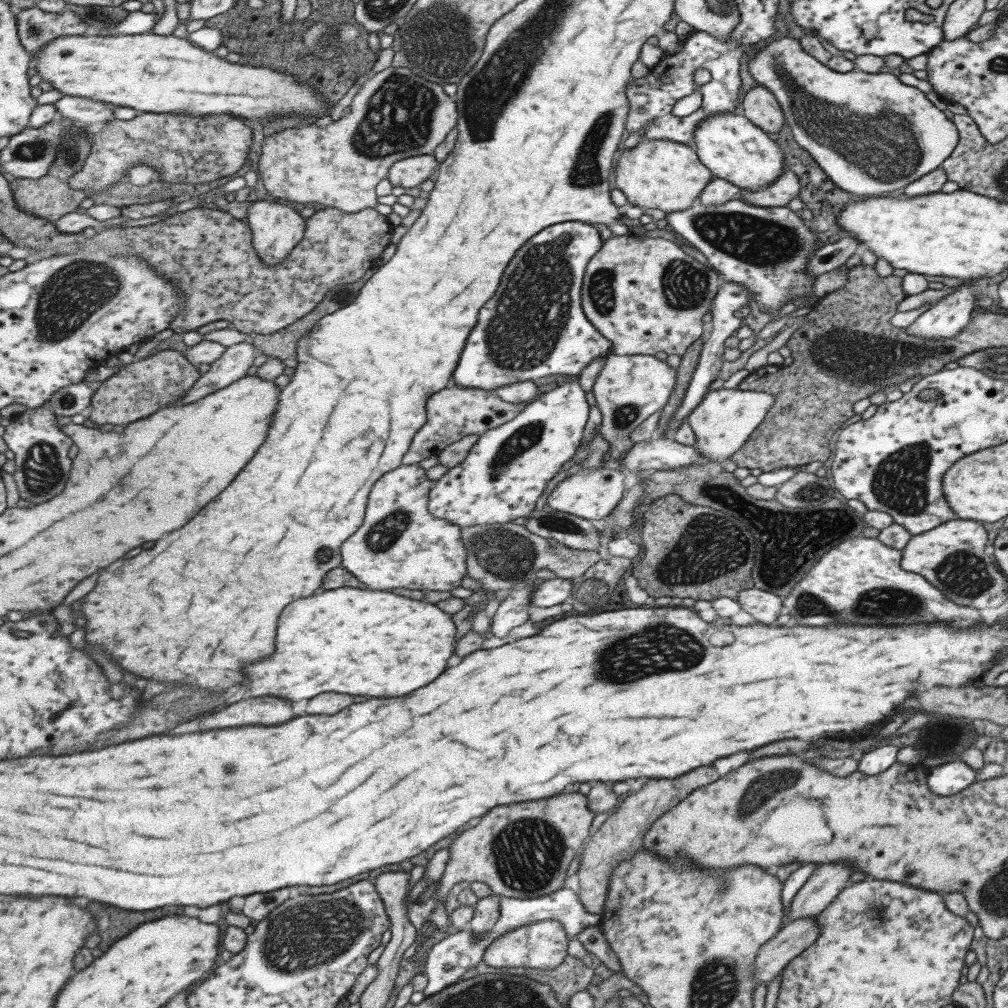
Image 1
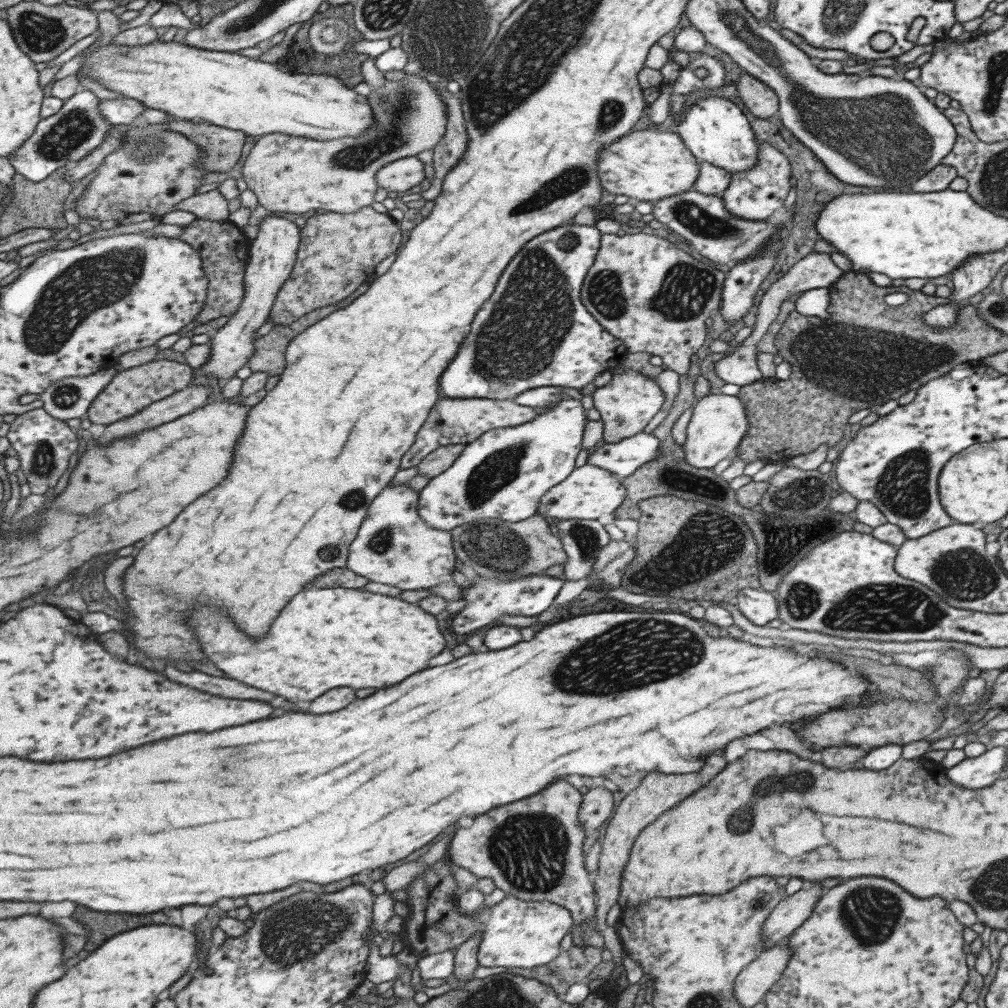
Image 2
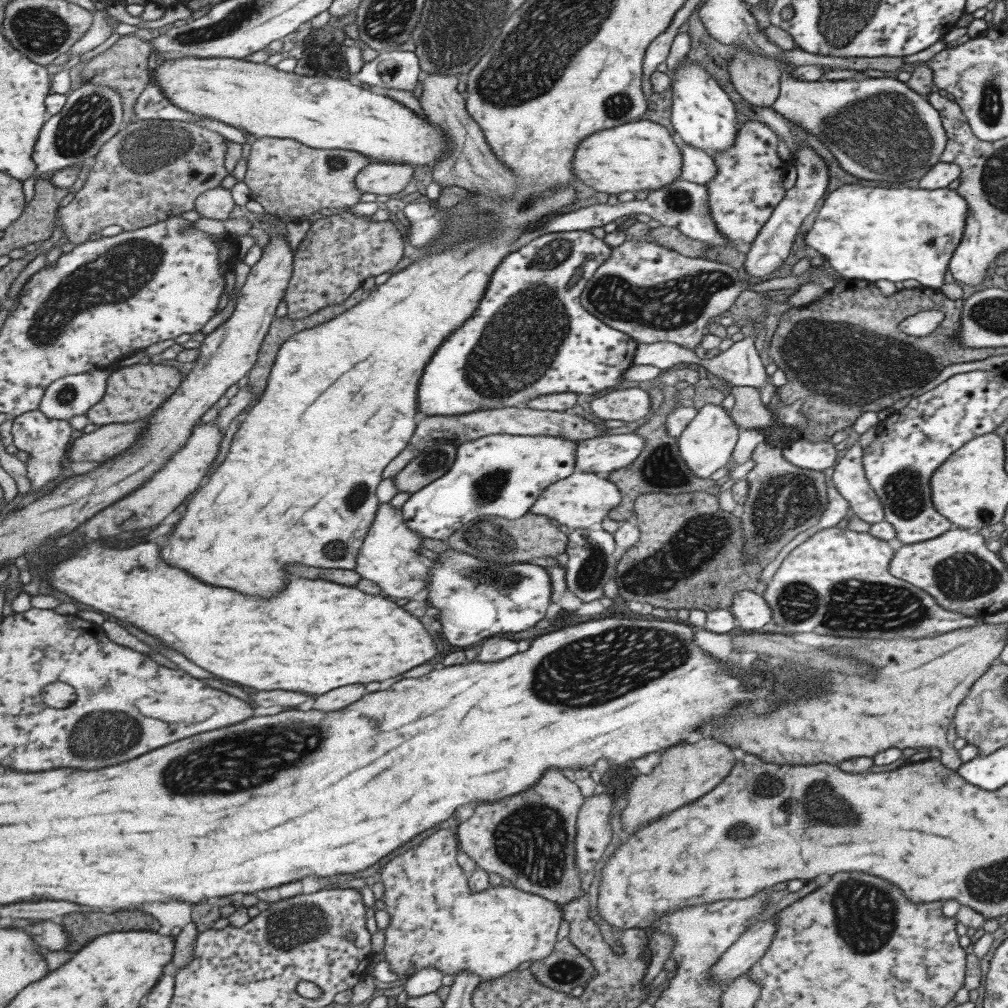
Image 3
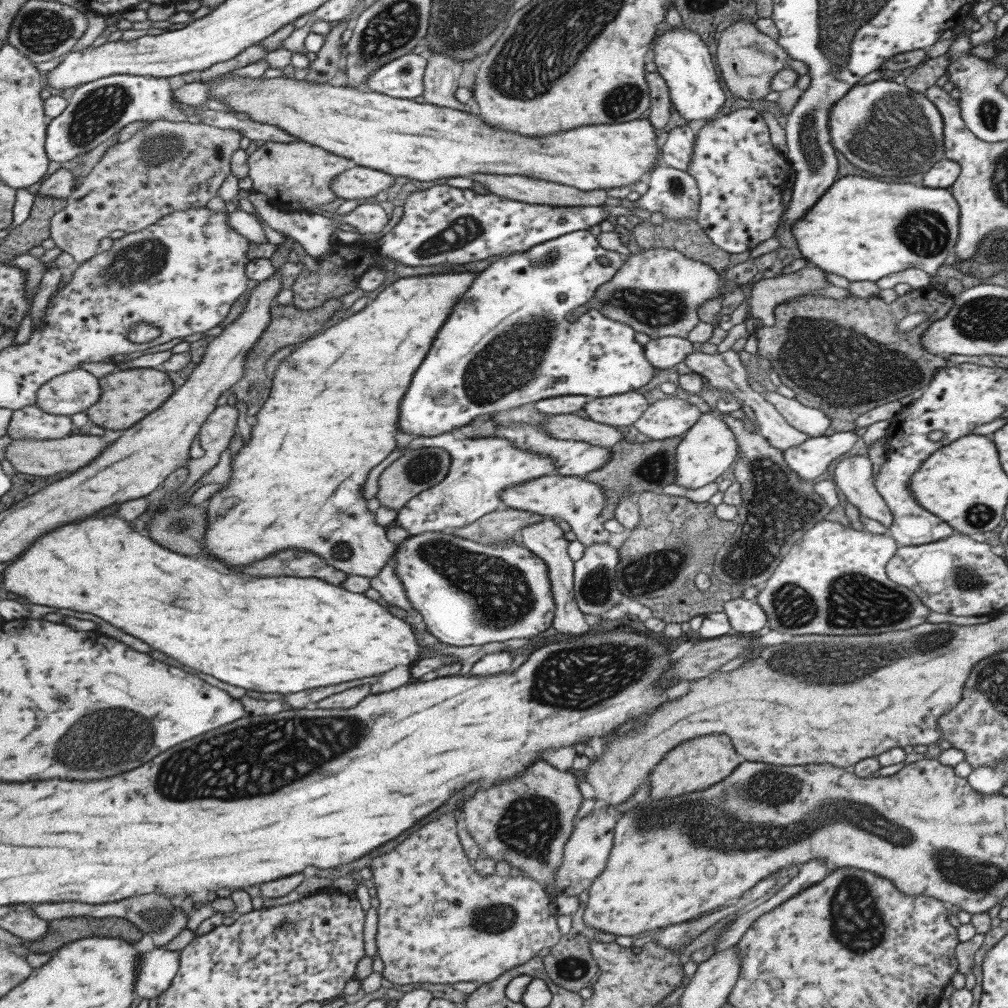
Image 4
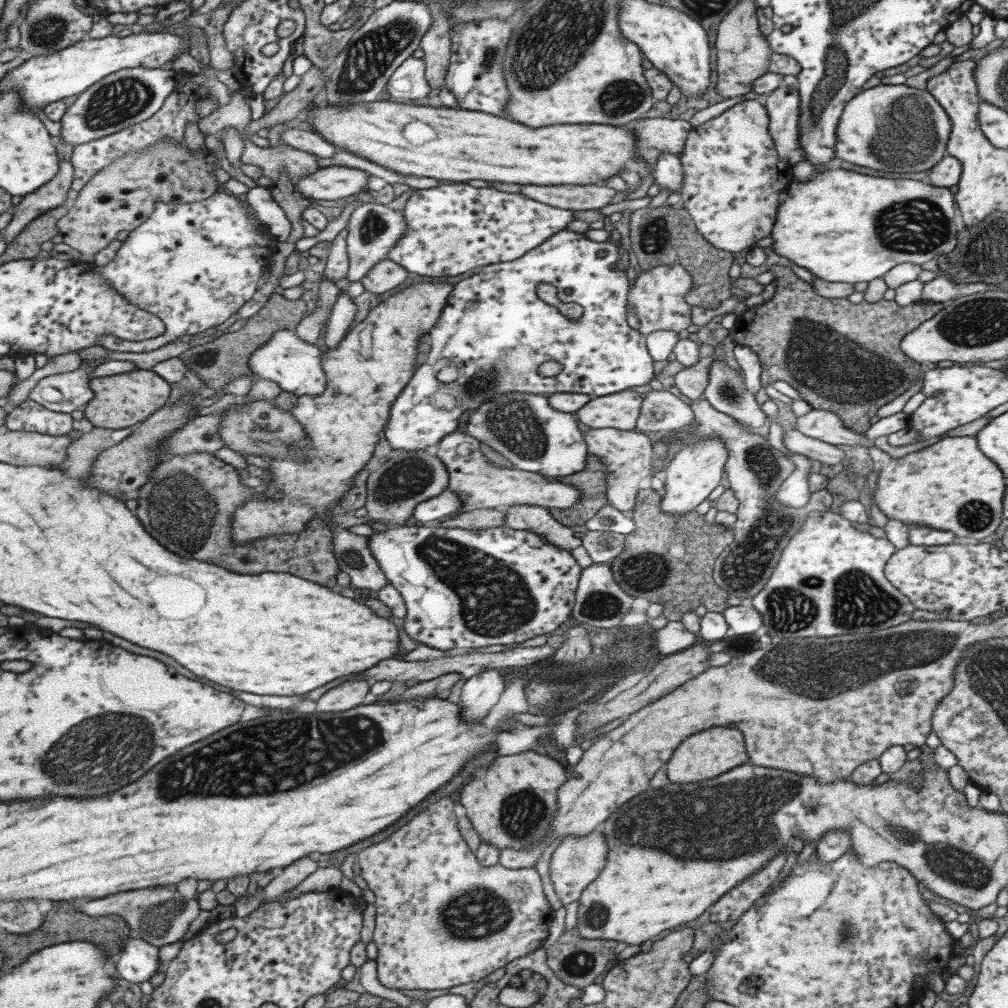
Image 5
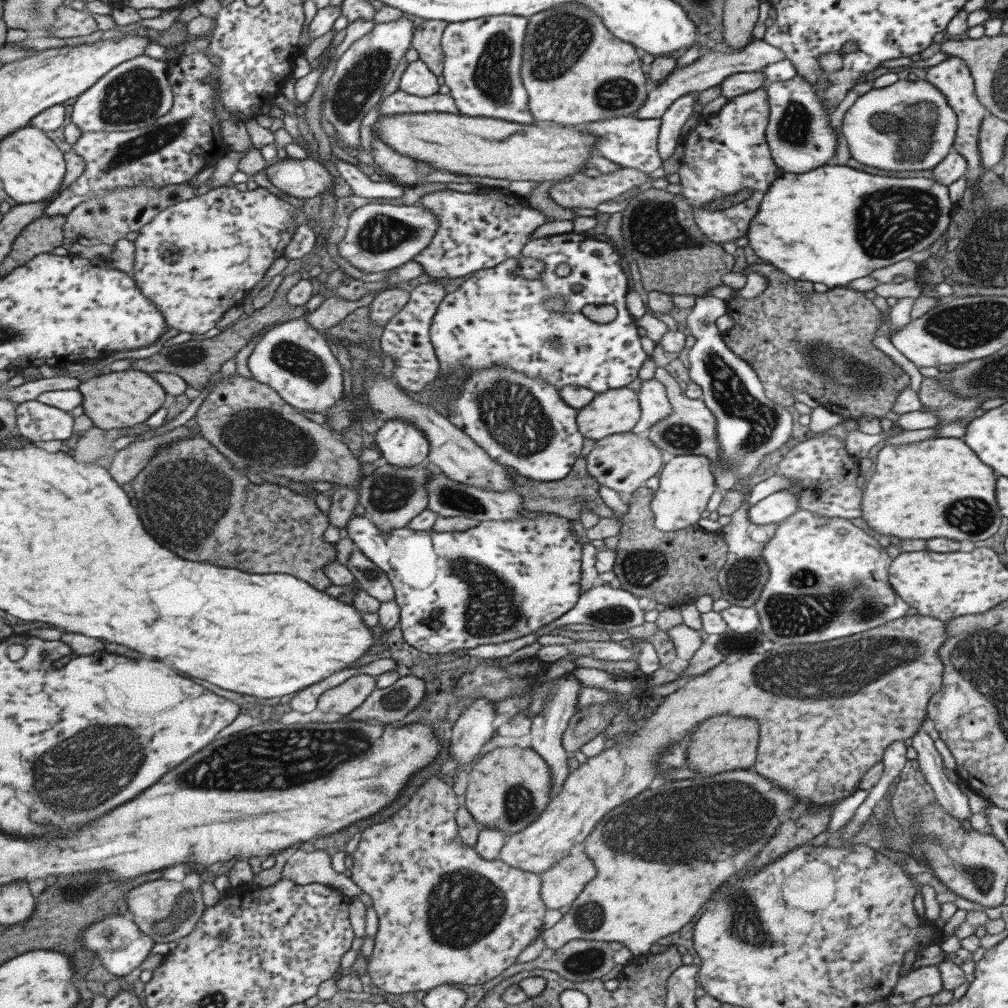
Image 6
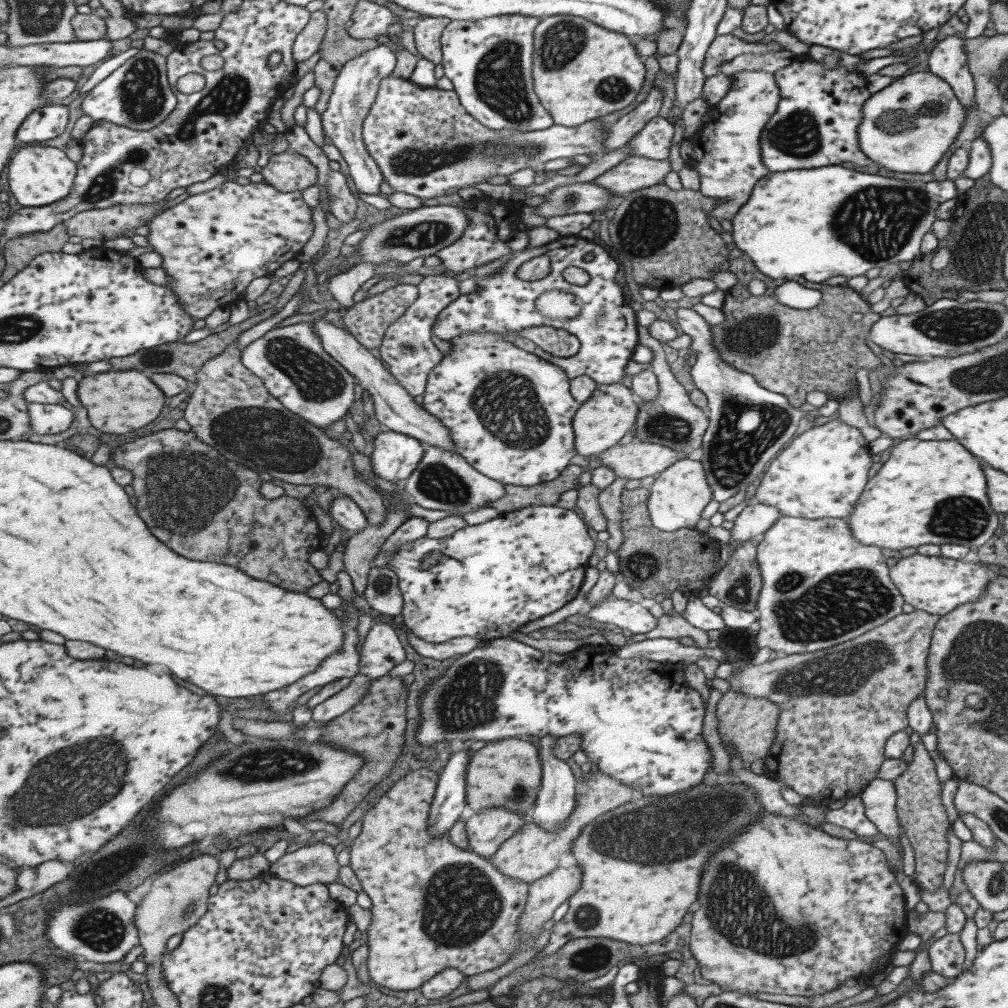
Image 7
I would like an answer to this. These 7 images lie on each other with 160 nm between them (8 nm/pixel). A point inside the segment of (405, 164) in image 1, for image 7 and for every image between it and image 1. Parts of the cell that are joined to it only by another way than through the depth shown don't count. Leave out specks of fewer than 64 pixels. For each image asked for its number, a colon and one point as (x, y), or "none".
2: (398, 176)
3: (384, 179)
4: (357, 182)
5: (334, 182)
6: (305, 179)
7: (285, 171)

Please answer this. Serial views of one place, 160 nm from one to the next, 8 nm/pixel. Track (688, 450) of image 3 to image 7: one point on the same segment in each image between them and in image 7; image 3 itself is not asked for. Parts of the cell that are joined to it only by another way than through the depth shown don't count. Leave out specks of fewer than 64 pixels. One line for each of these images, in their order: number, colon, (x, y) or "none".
4: (708, 448)
5: (693, 471)
6: (685, 483)
7: (678, 494)

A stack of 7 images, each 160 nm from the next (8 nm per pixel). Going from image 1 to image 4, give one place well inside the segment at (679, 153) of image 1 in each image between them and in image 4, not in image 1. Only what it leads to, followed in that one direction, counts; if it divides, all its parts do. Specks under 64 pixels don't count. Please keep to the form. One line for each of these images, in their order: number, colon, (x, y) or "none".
2: (648, 165)
3: (640, 155)
4: (400, 137)

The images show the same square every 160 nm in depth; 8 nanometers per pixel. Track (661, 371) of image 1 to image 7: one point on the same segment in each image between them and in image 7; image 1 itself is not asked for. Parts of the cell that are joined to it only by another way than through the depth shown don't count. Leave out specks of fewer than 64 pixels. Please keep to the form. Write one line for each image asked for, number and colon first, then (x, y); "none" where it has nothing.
2: (627, 402)
3: (629, 404)
4: (623, 409)
5: (619, 410)
6: (616, 410)
7: (609, 413)

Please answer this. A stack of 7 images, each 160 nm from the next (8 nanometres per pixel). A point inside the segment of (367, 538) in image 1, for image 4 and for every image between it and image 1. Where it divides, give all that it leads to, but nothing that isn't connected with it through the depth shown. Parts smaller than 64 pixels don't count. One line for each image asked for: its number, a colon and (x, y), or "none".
2: (393, 546)
3: (391, 555)
4: (386, 582)

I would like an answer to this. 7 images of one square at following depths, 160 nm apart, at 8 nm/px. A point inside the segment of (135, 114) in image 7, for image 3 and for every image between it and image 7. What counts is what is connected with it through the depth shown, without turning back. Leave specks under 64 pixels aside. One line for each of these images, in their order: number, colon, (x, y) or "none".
3: (91, 115)
4: (95, 110)
5: (123, 98)
6: (136, 92)

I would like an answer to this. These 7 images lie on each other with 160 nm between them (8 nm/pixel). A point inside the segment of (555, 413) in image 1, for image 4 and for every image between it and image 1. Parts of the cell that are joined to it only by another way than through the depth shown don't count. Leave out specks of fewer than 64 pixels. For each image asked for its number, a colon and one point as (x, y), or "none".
2: (502, 474)
3: (501, 475)
4: (480, 469)

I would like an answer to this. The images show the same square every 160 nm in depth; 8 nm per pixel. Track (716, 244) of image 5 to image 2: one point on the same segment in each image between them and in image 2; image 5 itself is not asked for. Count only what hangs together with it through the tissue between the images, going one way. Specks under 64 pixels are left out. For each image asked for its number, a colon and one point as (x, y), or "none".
2: (754, 194)
3: (746, 188)
4: (740, 177)

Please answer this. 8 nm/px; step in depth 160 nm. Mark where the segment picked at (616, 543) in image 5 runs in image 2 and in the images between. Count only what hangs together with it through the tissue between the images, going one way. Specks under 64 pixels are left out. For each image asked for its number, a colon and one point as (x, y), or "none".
2: (588, 492)
3: (582, 500)
4: (576, 500)

